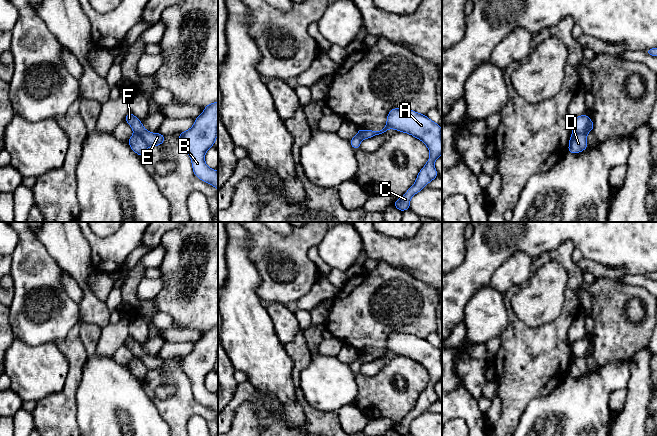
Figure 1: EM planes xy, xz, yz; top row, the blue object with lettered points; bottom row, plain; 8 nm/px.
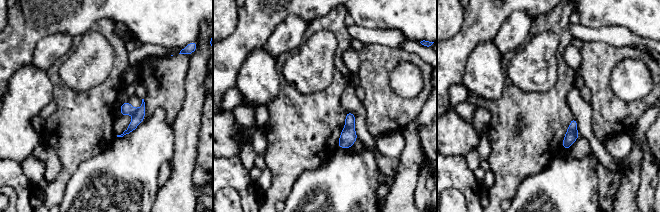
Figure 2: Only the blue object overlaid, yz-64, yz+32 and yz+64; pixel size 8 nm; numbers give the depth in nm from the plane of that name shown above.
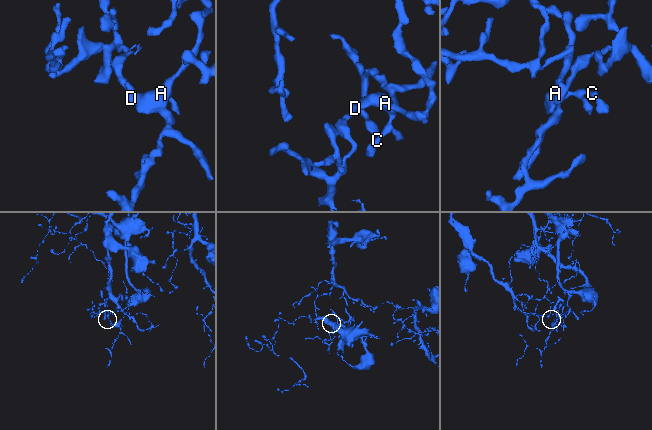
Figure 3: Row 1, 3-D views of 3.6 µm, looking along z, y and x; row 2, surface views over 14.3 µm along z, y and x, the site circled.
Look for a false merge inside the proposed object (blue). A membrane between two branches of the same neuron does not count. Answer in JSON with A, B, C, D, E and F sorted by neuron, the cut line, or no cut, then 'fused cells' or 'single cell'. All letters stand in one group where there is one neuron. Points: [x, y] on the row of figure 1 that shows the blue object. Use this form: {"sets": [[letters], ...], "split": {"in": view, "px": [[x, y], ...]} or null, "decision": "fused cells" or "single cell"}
{"sets": [["A", "B", "C", "E", "F"], ["D"]], "split": {"in": "yz", "px": [[589, 121], [588, 125], [581, 132], [573, 133]]}, "decision": "fused cells"}

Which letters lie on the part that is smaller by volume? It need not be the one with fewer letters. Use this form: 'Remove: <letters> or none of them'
Remove: D

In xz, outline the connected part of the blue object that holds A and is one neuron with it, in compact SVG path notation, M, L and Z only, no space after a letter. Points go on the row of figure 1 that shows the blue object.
M393 108L387 115L387 123L380 131L362 130L360 136L368 139L395 129L421 140L429 149L430 157L425 166L419 171L415 183L393 205L401 212L410 209L410 199L438 177L434 167L435 160L442 154L442 130L439 124L430 120L426 115L410 109Z

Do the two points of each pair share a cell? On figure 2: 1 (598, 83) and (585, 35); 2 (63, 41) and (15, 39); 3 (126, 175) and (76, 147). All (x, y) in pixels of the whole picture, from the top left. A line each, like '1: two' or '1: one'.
1: two
2: two
3: two

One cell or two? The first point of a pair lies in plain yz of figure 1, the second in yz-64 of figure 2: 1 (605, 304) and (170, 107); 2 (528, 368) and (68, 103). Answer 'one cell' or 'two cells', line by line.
1: one cell
2: one cell

